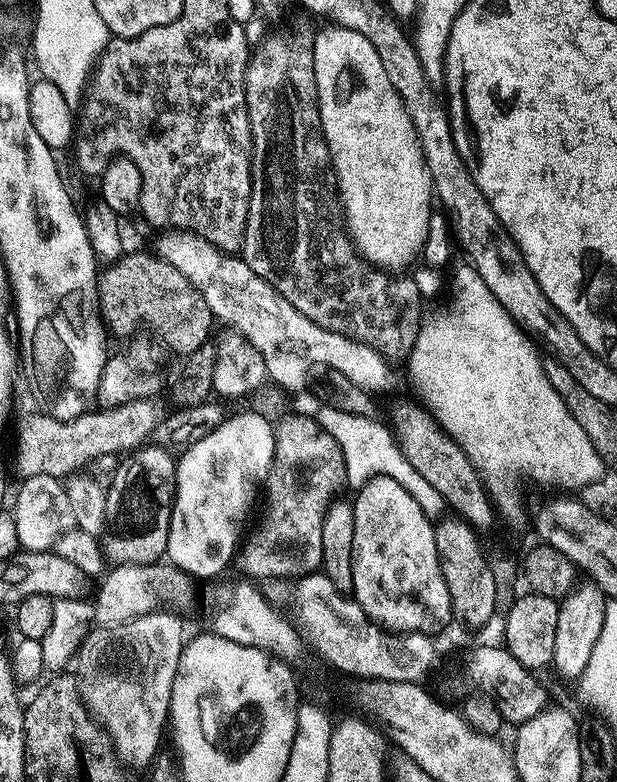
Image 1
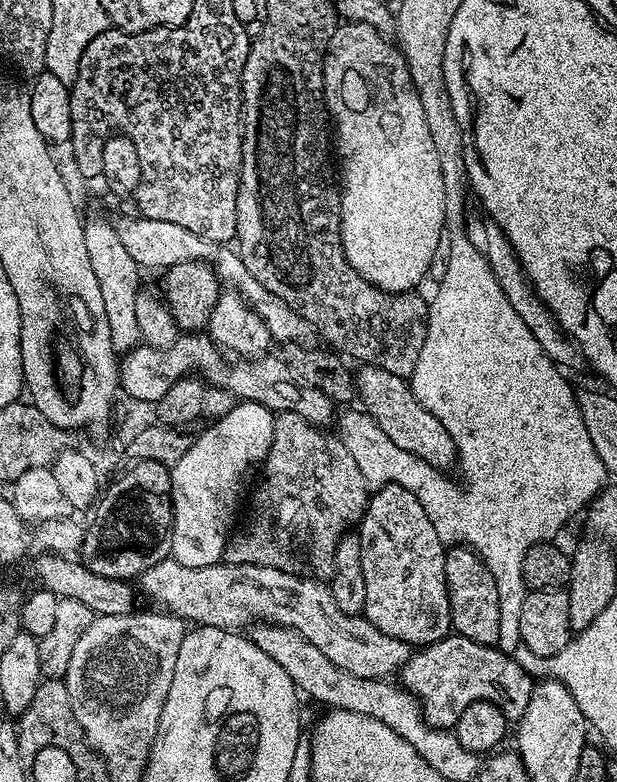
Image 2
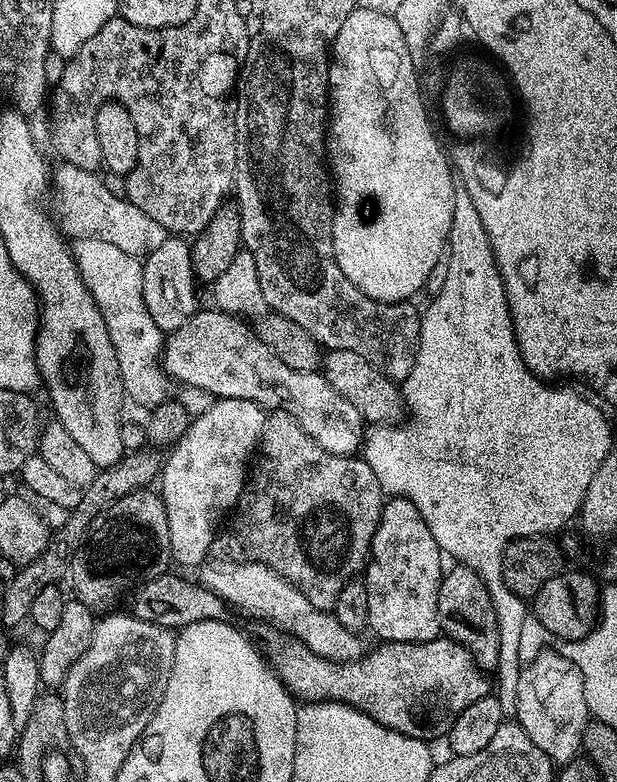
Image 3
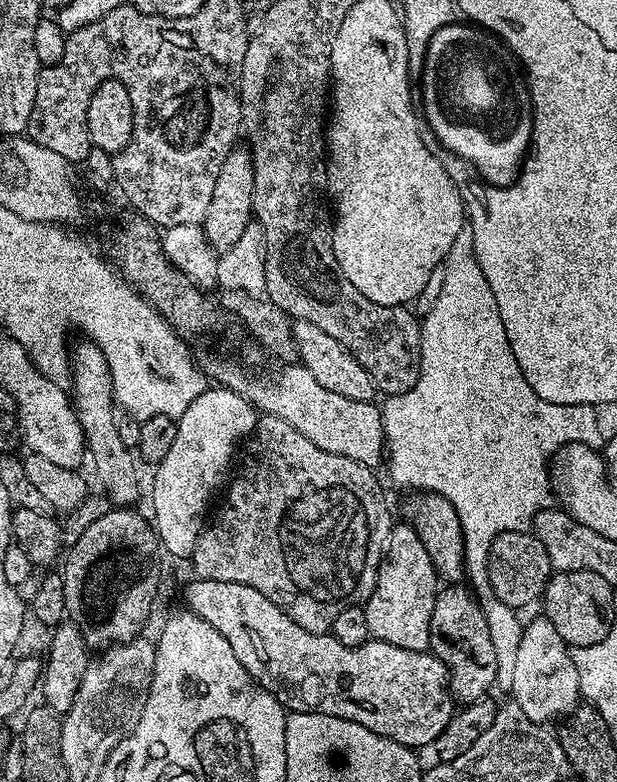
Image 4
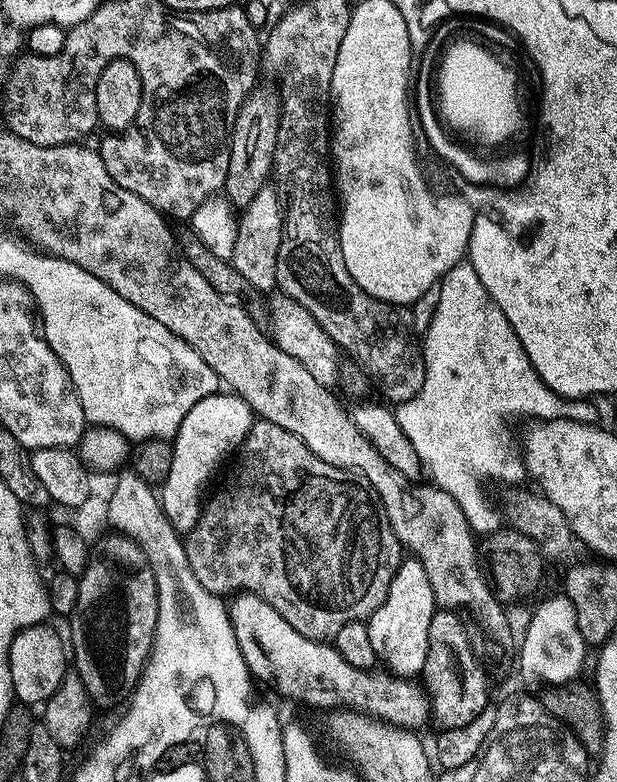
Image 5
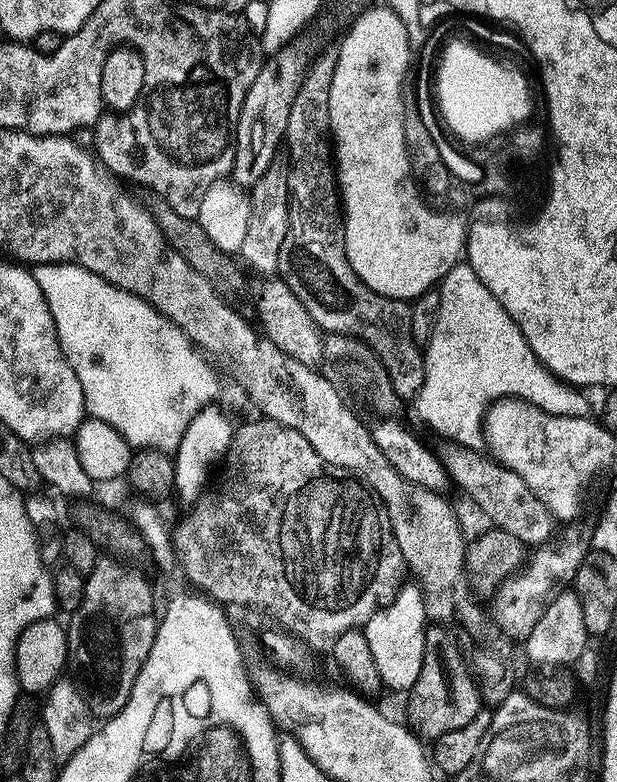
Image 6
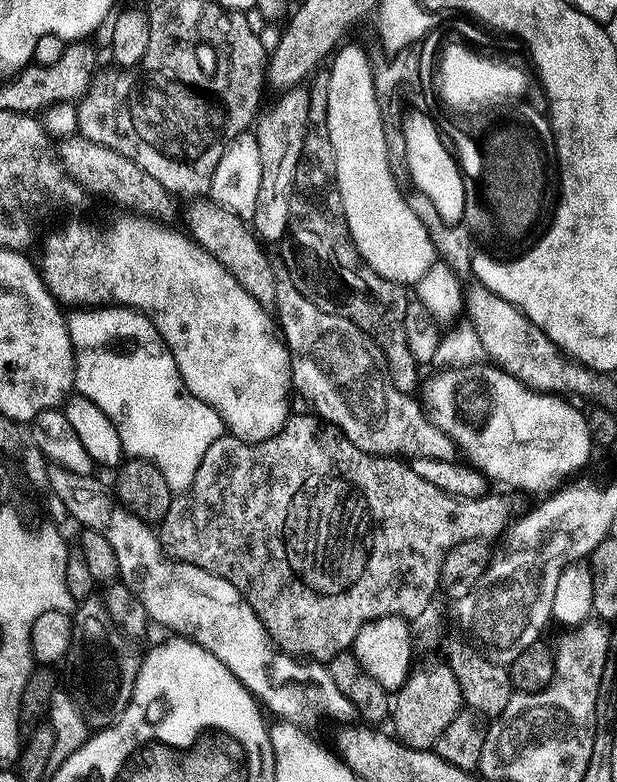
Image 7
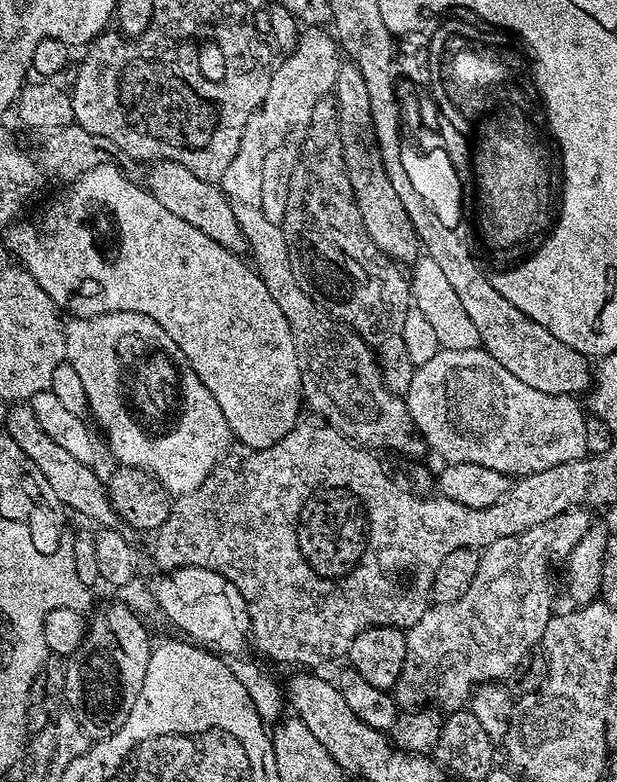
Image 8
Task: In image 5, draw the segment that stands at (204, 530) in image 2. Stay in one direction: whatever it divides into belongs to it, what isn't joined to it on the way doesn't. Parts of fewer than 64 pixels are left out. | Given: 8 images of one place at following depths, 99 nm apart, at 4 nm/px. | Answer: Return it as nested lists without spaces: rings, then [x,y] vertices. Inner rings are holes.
[[[220,390],[202,398],[202,402],[195,404],[190,414],[182,418],[182,426],[171,441],[170,472],[158,488],[165,518],[172,524],[175,532],[187,534],[192,531],[200,517],[202,501],[205,499],[204,487],[207,486],[208,479],[219,470],[220,463],[228,455],[231,457],[244,443],[252,428],[253,419],[254,413],[247,402],[228,390]]]

